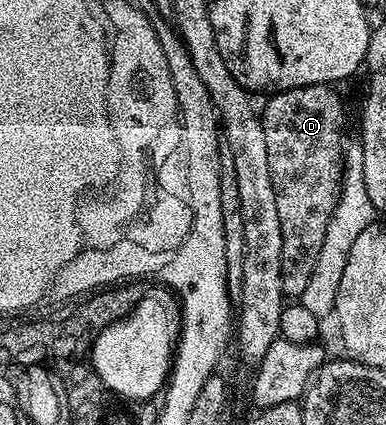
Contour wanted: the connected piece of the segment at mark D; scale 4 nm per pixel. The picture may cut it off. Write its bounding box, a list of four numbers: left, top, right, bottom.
[260,85,345,299]

